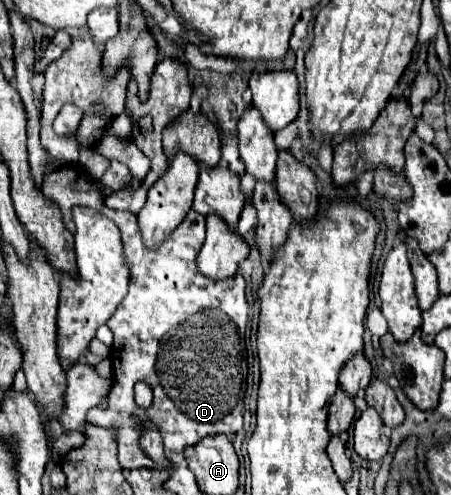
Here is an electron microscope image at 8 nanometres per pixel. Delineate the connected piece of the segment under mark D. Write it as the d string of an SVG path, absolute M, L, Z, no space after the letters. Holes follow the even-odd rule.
M67 163L61 169L51 171L45 177L43 193L47 201L51 201L57 209L61 209L65 227L73 227L71 221L71 207L73 205L87 205L95 211L103 213L121 231L125 257L131 263L131 281L129 281L129 293L119 303L113 317L107 321L109 329L115 335L115 343L111 347L111 363L113 363L113 387L109 393L109 407L107 411L101 411L99 407L91 409L87 415L89 423L113 429L117 435L119 445L119 463L123 469L141 469L141 467L155 468L155 464L137 445L139 433L135 429L135 421L151 421L161 429L165 455L175 465L187 465L185 461L185 447L199 443L203 437L215 437L215 435L227 435L233 437L239 429L243 429L243 361L245 361L245 327L249 321L249 303L245 295L245 279L237 273L233 279L227 281L209 281L199 275L195 267L195 257L205 241L205 217L189 211L183 223L173 231L173 235L167 237L167 241L157 251L147 251L143 247L143 239L137 227L137 215L131 211L113 211L105 207L105 197L97 189L97 185L91 181L91 177L85 175L85 169L79 163ZM137 381L145 381L153 389L153 403L147 409L141 409L133 399L133 385Z

